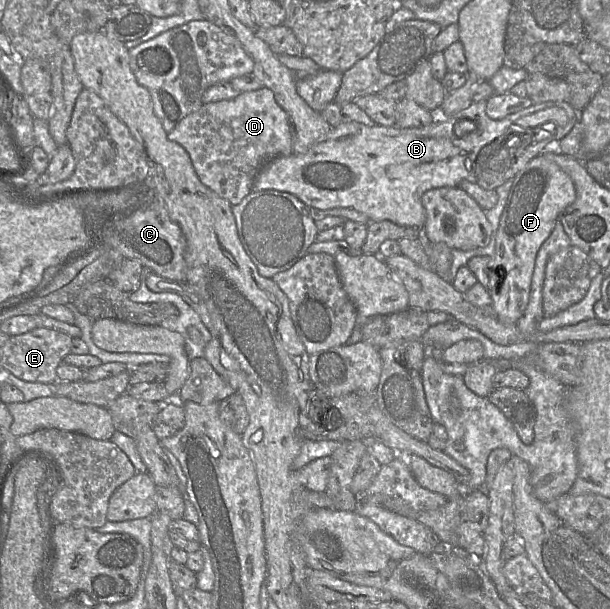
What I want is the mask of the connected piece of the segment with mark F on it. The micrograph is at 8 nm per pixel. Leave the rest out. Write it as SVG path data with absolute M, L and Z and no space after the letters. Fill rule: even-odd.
M540 154L534 157L515 176L496 234L495 252L489 268L498 269L501 287L488 290L497 318L508 324L517 324L530 296L531 281L537 253L550 236L560 213L576 199L576 188L554 161Z

